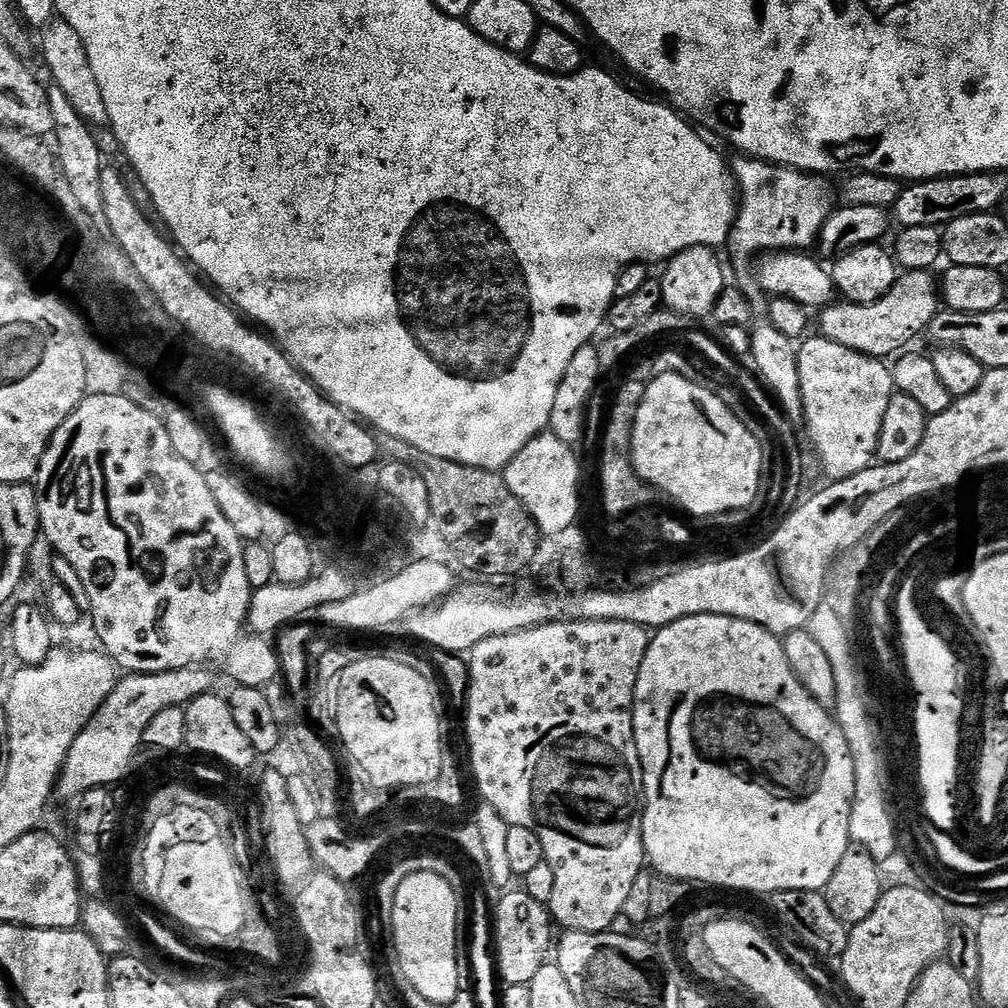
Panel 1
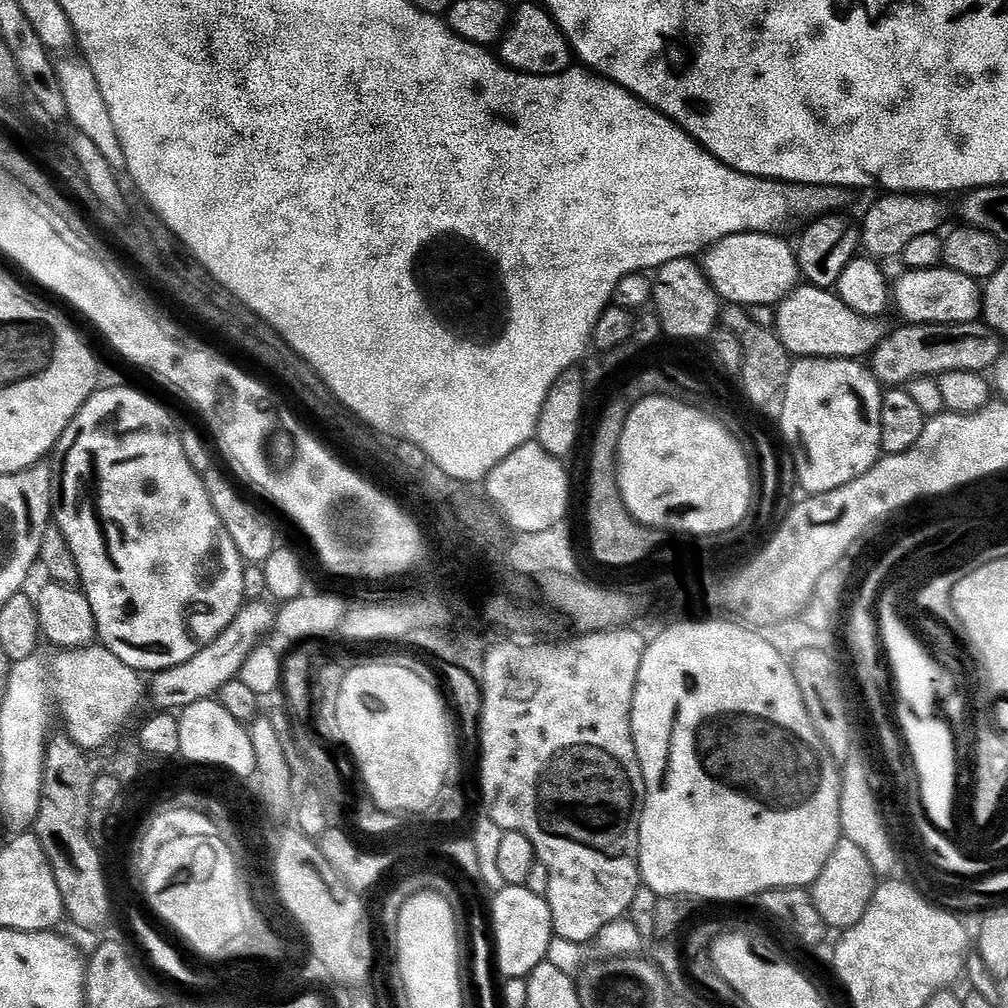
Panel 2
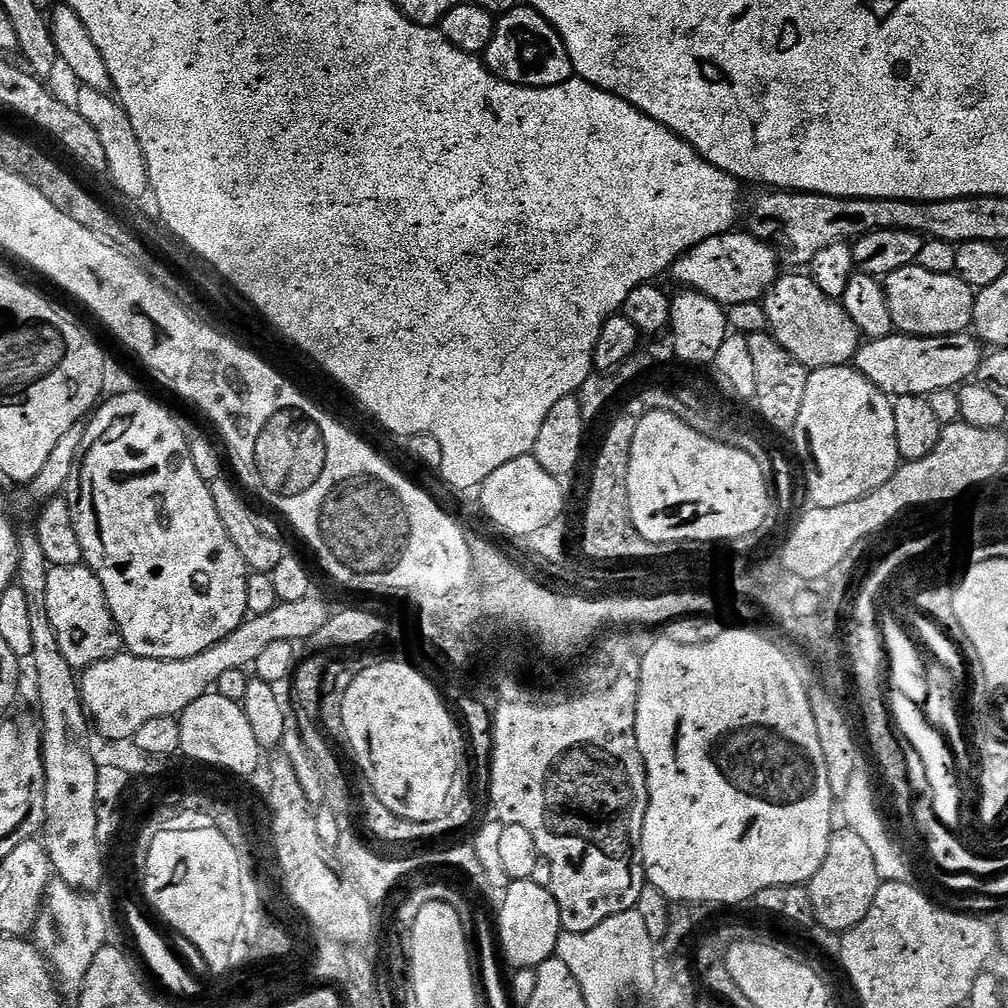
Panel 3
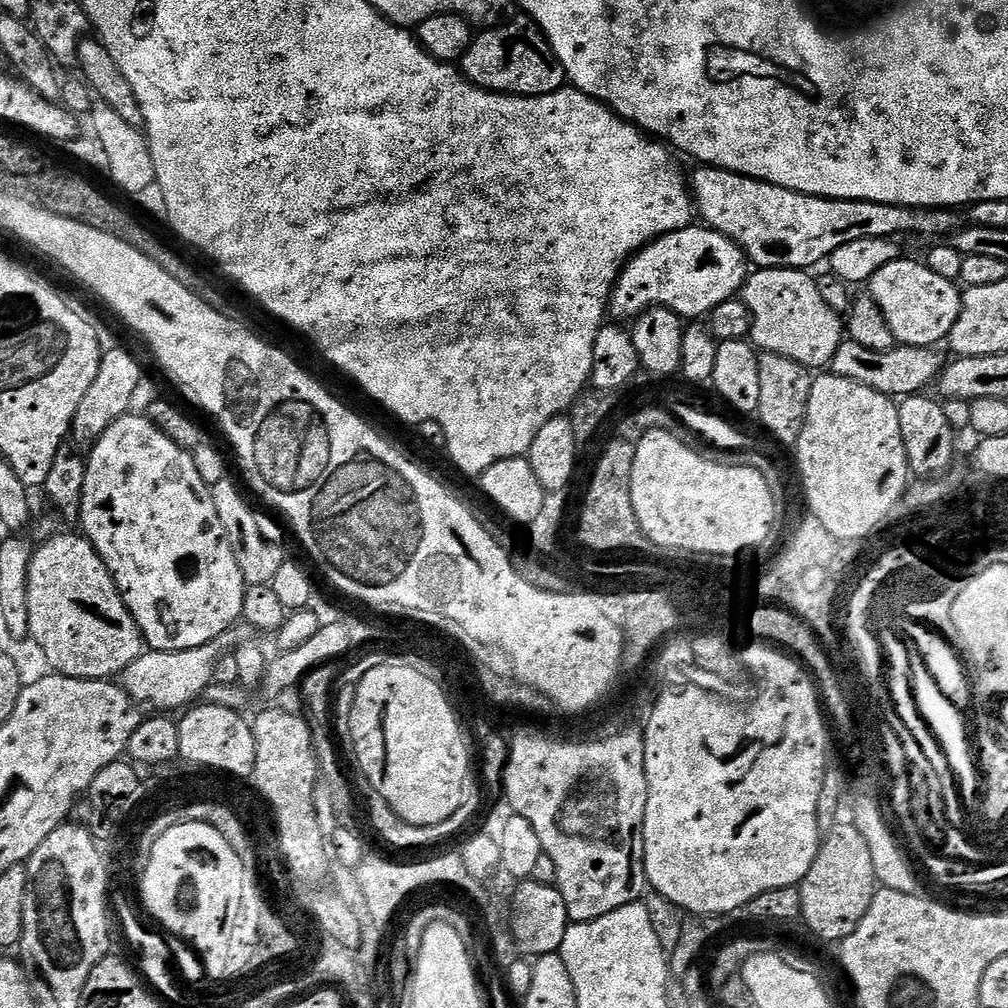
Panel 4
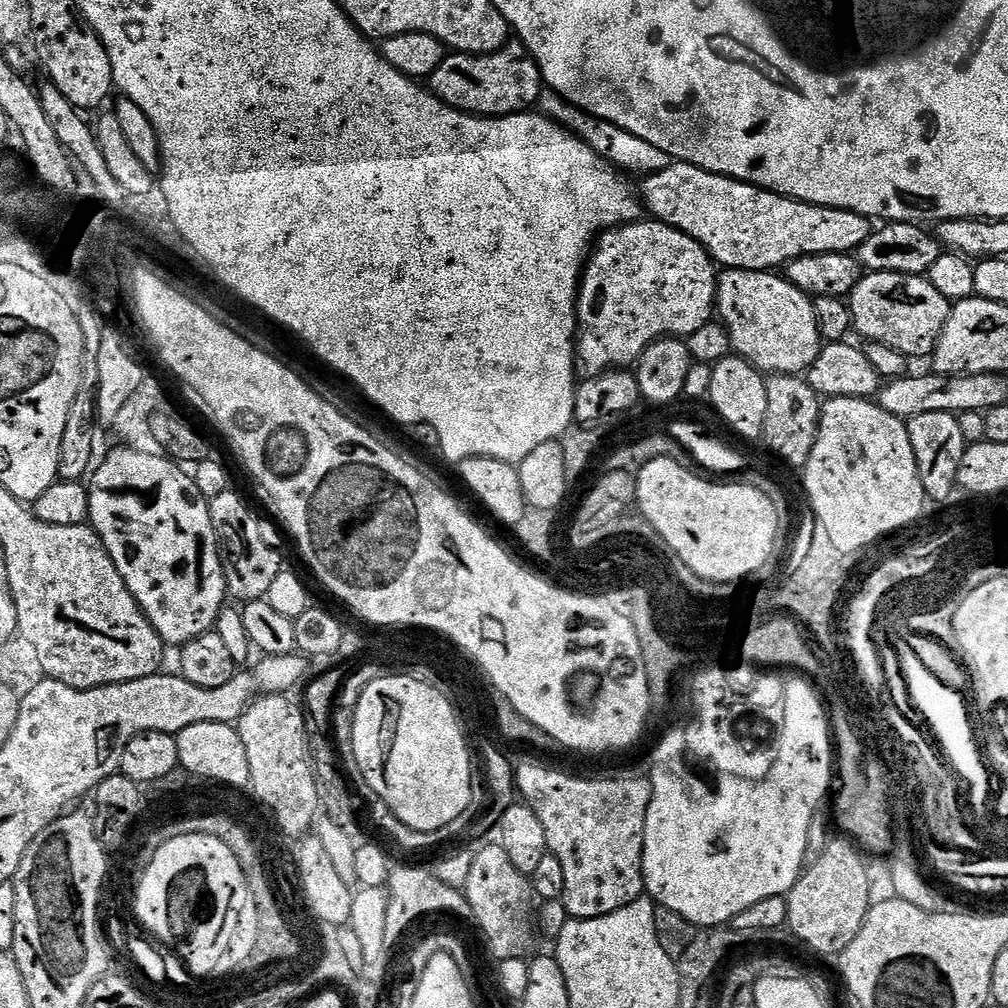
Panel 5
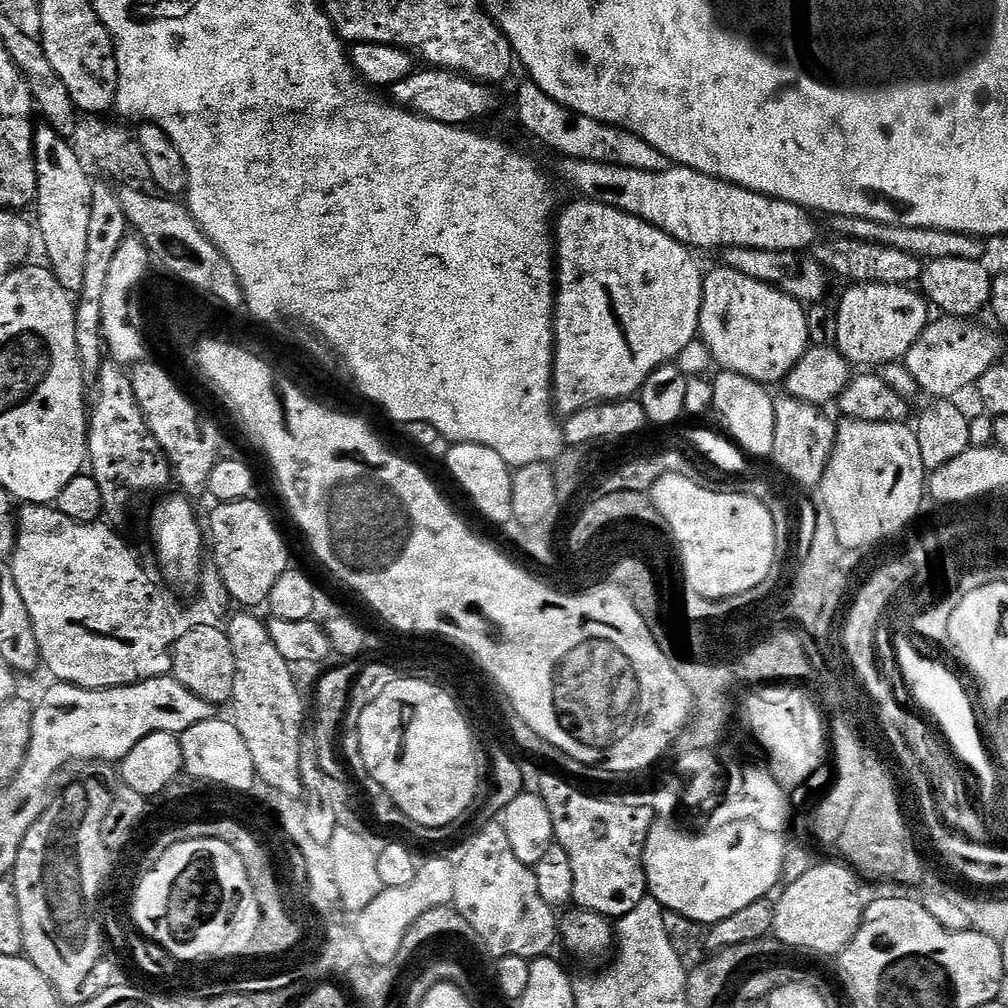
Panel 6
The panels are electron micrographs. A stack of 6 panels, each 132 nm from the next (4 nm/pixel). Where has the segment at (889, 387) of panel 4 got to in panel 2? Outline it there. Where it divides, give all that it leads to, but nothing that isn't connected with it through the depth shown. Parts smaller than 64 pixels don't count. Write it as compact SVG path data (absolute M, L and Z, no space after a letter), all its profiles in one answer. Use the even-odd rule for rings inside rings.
M988 323L913 324L887 335L870 357L870 367L884 386L904 386L917 376L938 378L954 370L987 373L1001 358L1002 337Z

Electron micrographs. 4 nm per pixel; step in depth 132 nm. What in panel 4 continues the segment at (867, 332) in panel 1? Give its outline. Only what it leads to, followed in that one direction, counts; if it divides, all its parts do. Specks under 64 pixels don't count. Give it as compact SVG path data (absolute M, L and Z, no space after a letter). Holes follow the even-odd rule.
M761 268L744 281L742 299L752 315L751 343L760 352L782 354L809 370L824 370L831 365L838 346L846 339L846 324L841 313L826 306L826 298L822 298L816 280L808 275L799 268Z

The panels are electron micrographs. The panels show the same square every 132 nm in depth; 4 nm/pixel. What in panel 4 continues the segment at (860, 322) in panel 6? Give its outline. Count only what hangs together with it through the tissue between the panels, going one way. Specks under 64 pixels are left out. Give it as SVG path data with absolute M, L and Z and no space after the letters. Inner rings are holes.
M907 258L890 262L890 266L882 266L882 270L878 270L878 274L874 274L870 282L870 295L874 298L874 302L878 302L882 314L886 314L886 322L894 334L897 345L910 348L931 348L943 345L954 330L954 322L958 322L962 299L961 289L953 281L934 274L934 270L930 270L927 263L920 261L919 264L918 261L907 260Z

